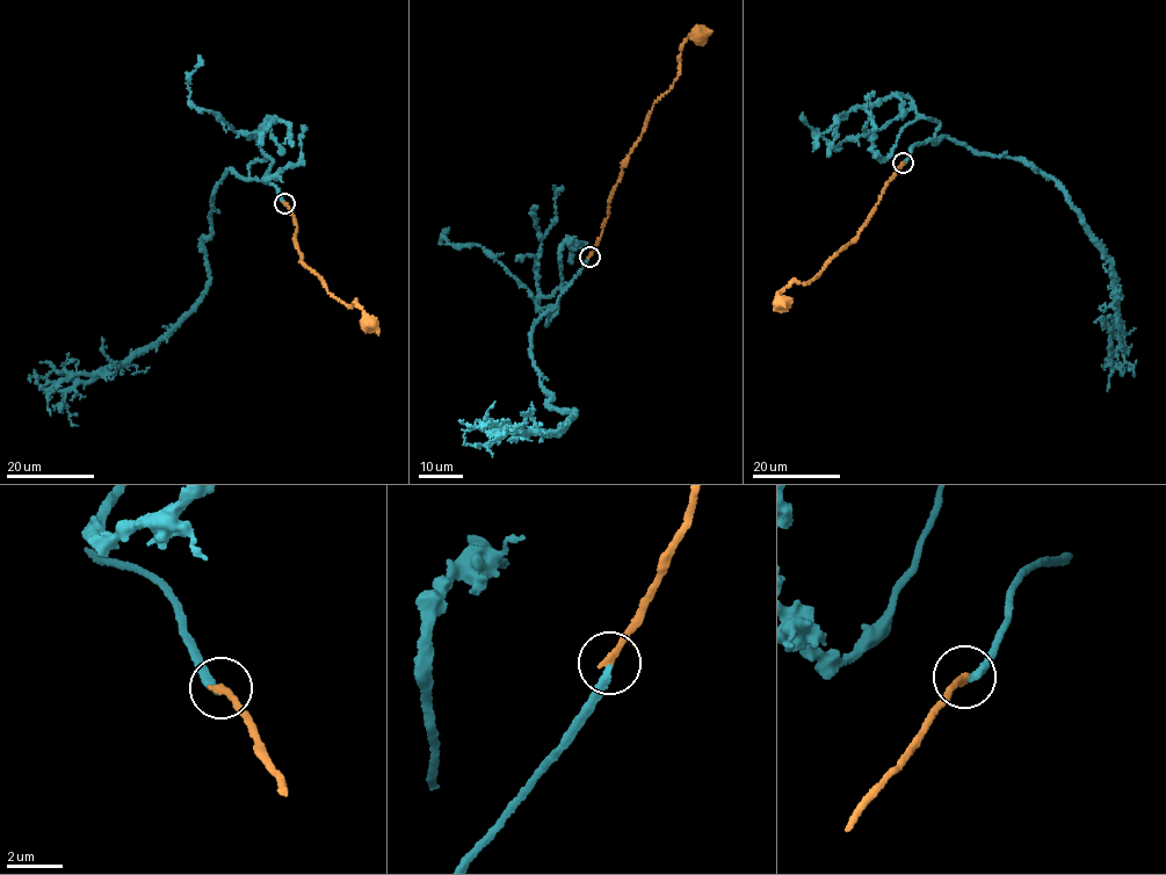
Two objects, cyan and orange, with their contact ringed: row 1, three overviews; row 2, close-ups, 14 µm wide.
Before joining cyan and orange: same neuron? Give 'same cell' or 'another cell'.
same cell

